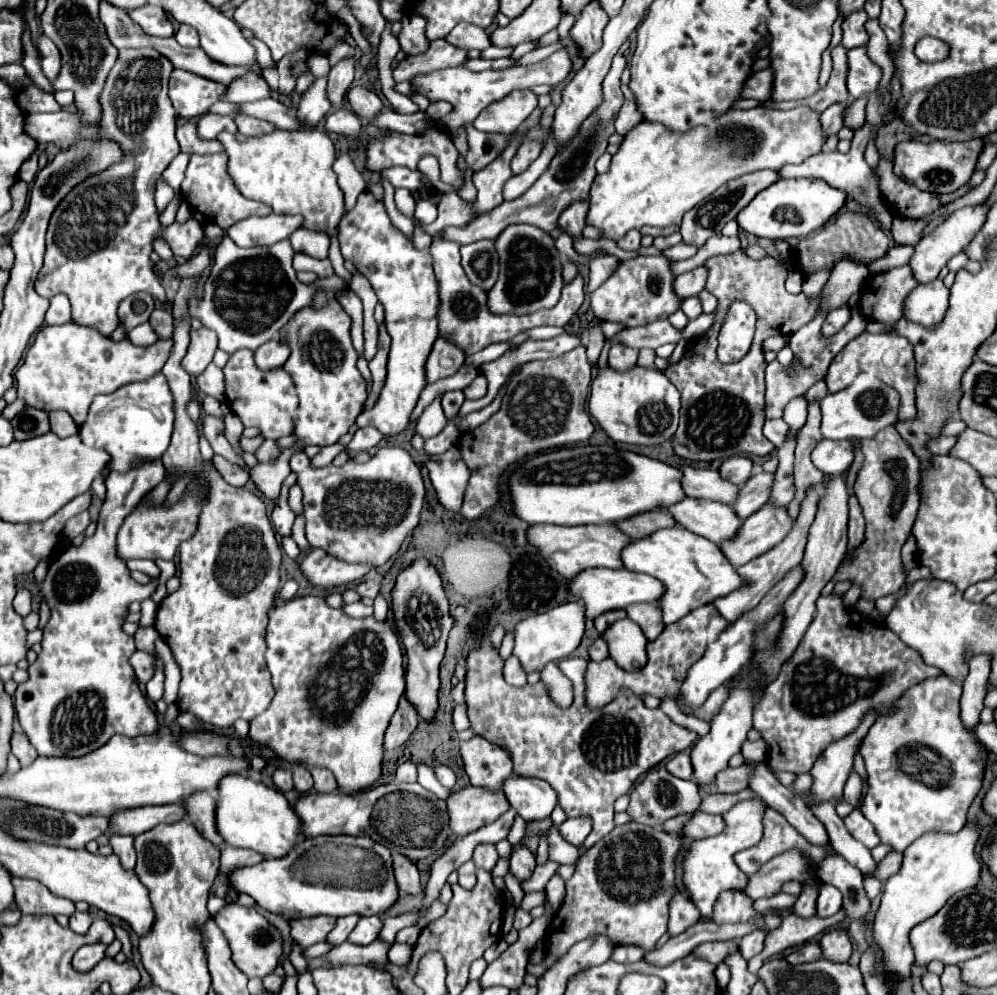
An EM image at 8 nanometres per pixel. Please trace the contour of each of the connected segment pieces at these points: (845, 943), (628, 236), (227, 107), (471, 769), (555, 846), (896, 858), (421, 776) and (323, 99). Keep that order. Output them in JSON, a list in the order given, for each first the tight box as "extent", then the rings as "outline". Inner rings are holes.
[{"extent":[820,930,852,962],"outline":[[[830,930],[820,938],[824,958],[832,962],[848,962],[852,954],[852,942],[846,930]]]},{"extent":[618,230,640,250],"outline":[[[630,230],[630,232],[626,232],[620,240],[618,240],[618,246],[622,248],[622,250],[638,250],[640,248],[640,232],[638,230]]]},{"extent":[208,101,239,116],"outline":[[[218,101],[210,107],[208,112],[212,114],[232,116],[238,111],[238,109],[239,109],[239,105],[237,104]]]},{"extent":[460,736,514,790],"outline":[[[480,736],[460,742],[460,758],[474,786],[498,790],[506,778],[514,776],[510,754]]]},{"extent":[544,826,580,864],"outline":[[[552,826],[550,830],[546,830],[544,834],[548,836],[550,860],[560,862],[560,864],[574,864],[574,862],[578,860],[578,856],[580,856],[578,848],[572,846],[572,844],[568,844],[568,842],[560,836],[560,832],[558,832],[556,826]]]},{"extent":[864,852,902,882],"outline":[[[890,852],[882,862],[878,862],[878,868],[874,870],[874,874],[864,874],[864,878],[876,878],[880,882],[886,882],[894,872],[900,870],[900,862],[902,862],[902,854]]]},{"extent":[418,764,452,800],"outline":[[[418,764],[418,782],[420,782],[426,790],[430,790],[434,796],[438,796],[438,798],[442,798],[442,800],[446,800],[446,798],[452,794],[450,788],[442,786],[442,784],[438,782],[438,778],[436,778],[432,766]]]},{"extent":[298,78,332,128],"outline":[[[316,78],[312,82],[312,86],[300,96],[298,102],[298,118],[314,128],[318,126],[318,122],[326,116],[326,112],[332,110],[332,104],[326,96],[326,78]]]}]

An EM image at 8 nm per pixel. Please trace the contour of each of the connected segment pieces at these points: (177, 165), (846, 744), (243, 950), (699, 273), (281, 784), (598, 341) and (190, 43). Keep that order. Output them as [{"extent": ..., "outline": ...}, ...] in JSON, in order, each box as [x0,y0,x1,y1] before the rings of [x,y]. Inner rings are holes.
[{"extent":[162,154,188,190],"outline":[[[178,154],[170,164],[168,164],[168,168],[162,172],[162,180],[166,182],[166,184],[170,184],[174,190],[178,190],[180,188],[180,184],[182,184],[182,180],[184,180],[184,170],[186,170],[186,166],[188,166],[188,154]]]},{"extent":[810,710,876,800],"outline":[[[876,710],[866,712],[858,728],[848,736],[834,740],[812,766],[810,774],[814,776],[814,784],[810,790],[816,800],[834,800],[836,796],[842,796],[842,788],[854,768],[854,756],[860,750],[862,740],[876,718]]]},{"extent":[214,902,282,978],"outline":[[[226,902],[224,908],[214,916],[214,922],[230,944],[232,962],[248,978],[254,978],[254,976],[264,978],[266,974],[270,974],[276,968],[276,964],[280,962],[280,956],[282,956],[282,936],[264,916],[260,916],[256,912],[256,908],[244,908],[236,902]]]},{"extent":[674,266,706,298],"outline":[[[700,266],[696,270],[690,270],[686,274],[680,274],[676,280],[674,280],[674,294],[678,298],[686,298],[690,294],[698,294],[704,290],[704,284],[706,284],[706,268]]]},{"extent":[272,768,292,792],"outline":[[[278,768],[278,770],[274,772],[272,780],[274,780],[274,784],[276,784],[282,792],[292,790],[292,770],[290,770],[290,768]]]},{"extent":[586,328,604,366],"outline":[[[594,328],[590,334],[588,334],[588,344],[586,344],[586,350],[588,350],[588,362],[592,366],[596,366],[596,360],[600,356],[600,350],[604,346],[604,336],[600,332],[600,328]]]},{"extent":[174,24,200,48],"outline":[[[186,24],[180,26],[180,30],[176,32],[174,38],[178,40],[180,46],[188,46],[188,48],[196,48],[196,46],[200,46],[200,44],[198,44],[198,32],[196,32],[194,28],[186,26]]]}]

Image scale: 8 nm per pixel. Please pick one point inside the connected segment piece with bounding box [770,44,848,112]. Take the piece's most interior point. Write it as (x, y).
(835, 91)

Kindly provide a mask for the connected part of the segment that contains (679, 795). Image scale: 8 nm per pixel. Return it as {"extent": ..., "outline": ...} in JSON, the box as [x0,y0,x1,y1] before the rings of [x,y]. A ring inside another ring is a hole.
{"extent":[628,768,702,826],"outline":[[[654,768],[650,770],[630,792],[630,806],[628,814],[634,822],[646,824],[646,826],[660,826],[664,820],[678,816],[678,814],[690,814],[700,808],[702,796],[700,788],[694,780],[680,780],[672,776],[666,768]]]}

